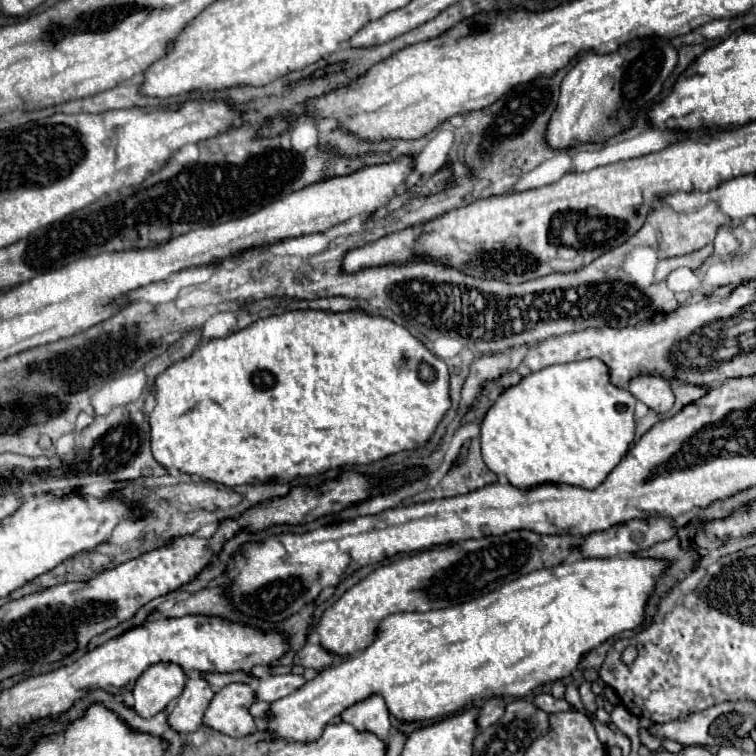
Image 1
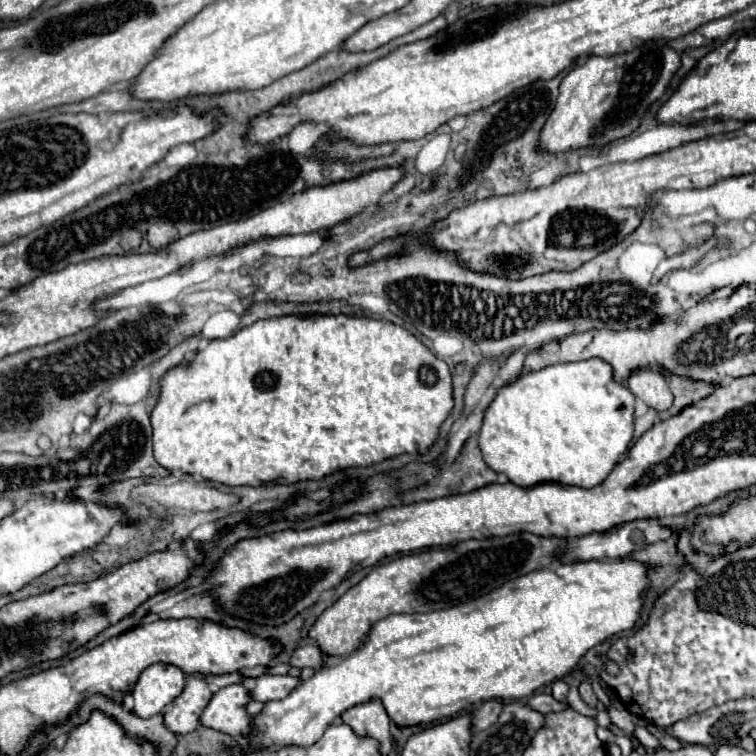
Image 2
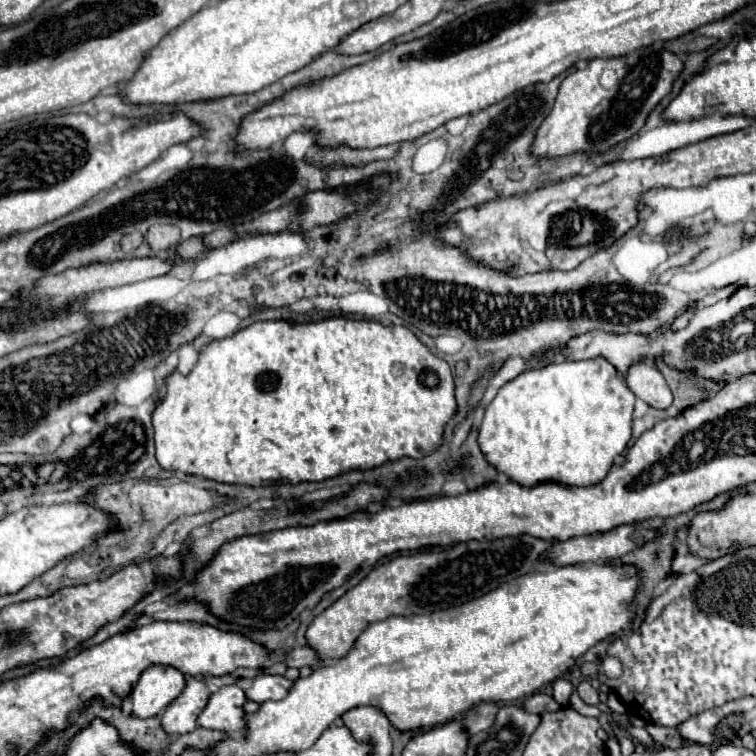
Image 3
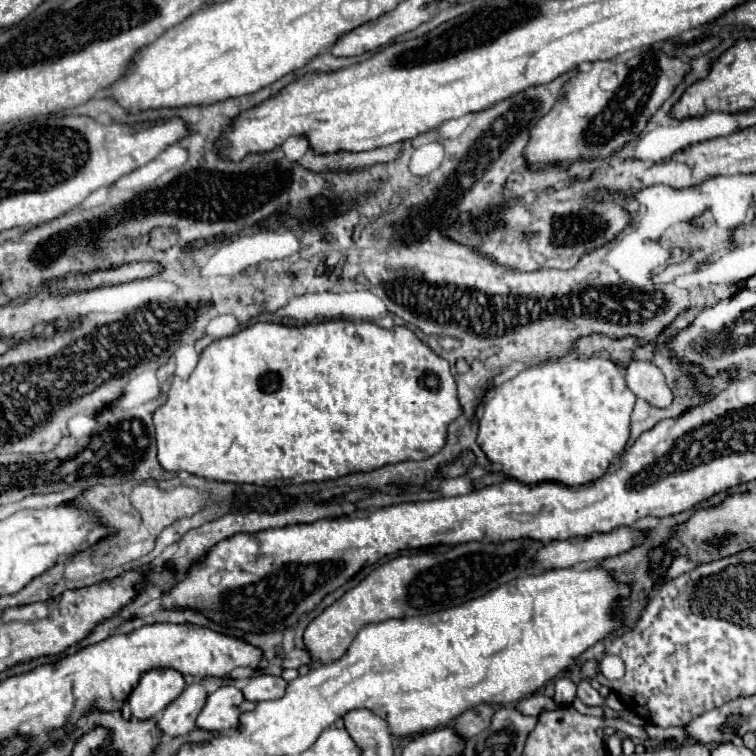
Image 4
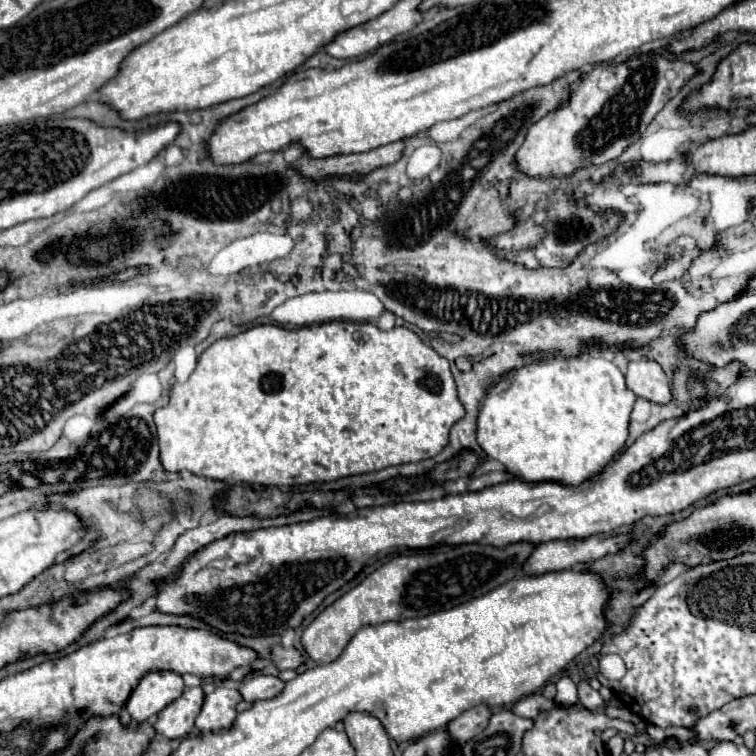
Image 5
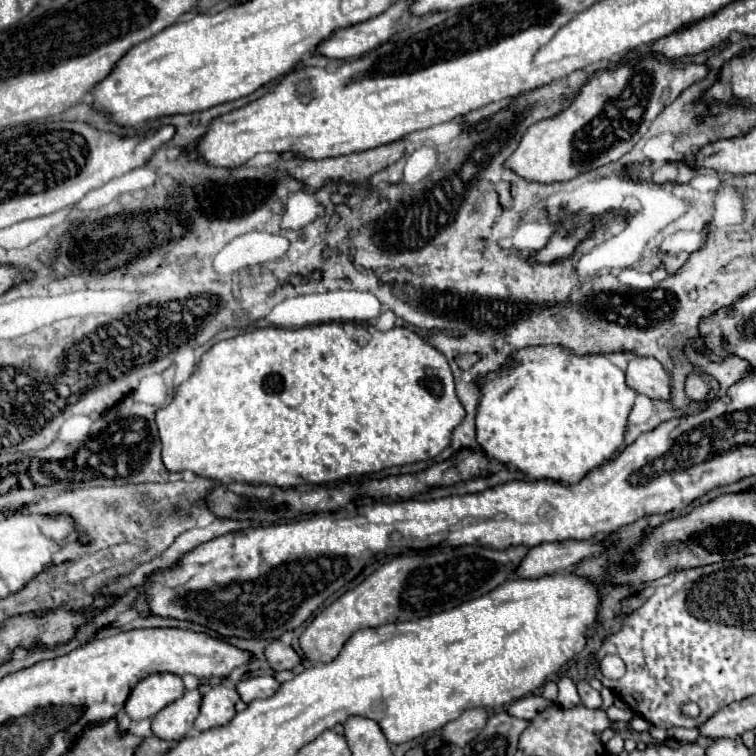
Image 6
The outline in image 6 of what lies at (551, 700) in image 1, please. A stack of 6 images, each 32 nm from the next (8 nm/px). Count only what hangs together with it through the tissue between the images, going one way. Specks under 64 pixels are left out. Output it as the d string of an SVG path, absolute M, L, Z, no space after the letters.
M532 694L532 696L526 696L526 698L516 700L516 702L508 708L508 712L510 712L512 716L516 716L516 718L532 720L538 712L546 710L548 706L552 706L550 700L546 700L544 696L536 696L536 694Z

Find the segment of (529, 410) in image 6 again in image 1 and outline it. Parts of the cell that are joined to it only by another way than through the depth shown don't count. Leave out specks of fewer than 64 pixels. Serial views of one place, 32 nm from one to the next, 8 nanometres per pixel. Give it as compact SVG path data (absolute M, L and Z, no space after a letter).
M598 358L546 366L506 390L486 412L480 432L484 464L522 490L540 484L570 484L592 490L602 484L630 448L636 432L634 406L636 398L628 390L610 384L608 368Z

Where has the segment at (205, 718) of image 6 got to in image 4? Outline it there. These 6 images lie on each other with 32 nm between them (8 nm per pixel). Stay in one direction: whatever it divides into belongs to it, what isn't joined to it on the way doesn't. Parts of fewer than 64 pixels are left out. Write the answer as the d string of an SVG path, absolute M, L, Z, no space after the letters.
M220 686L212 692L202 708L196 726L212 732L238 732L240 728L240 704L244 702L242 690L236 686Z

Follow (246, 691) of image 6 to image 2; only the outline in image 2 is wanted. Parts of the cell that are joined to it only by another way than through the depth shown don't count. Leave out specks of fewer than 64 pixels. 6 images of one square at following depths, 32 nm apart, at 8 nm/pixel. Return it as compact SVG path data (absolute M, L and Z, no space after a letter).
M264 674L260 678L256 678L256 686L250 690L254 700L260 702L272 702L272 700L282 700L284 696L288 696L298 684L302 682L302 678L294 678L294 676L270 676Z

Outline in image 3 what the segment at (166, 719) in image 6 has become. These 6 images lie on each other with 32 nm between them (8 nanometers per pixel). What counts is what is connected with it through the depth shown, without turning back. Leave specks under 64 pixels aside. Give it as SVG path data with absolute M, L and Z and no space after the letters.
M190 678L186 682L184 692L170 704L168 710L162 712L162 728L170 736L178 734L188 734L196 730L198 726L198 716L206 708L210 700L210 690L208 686L198 678Z

